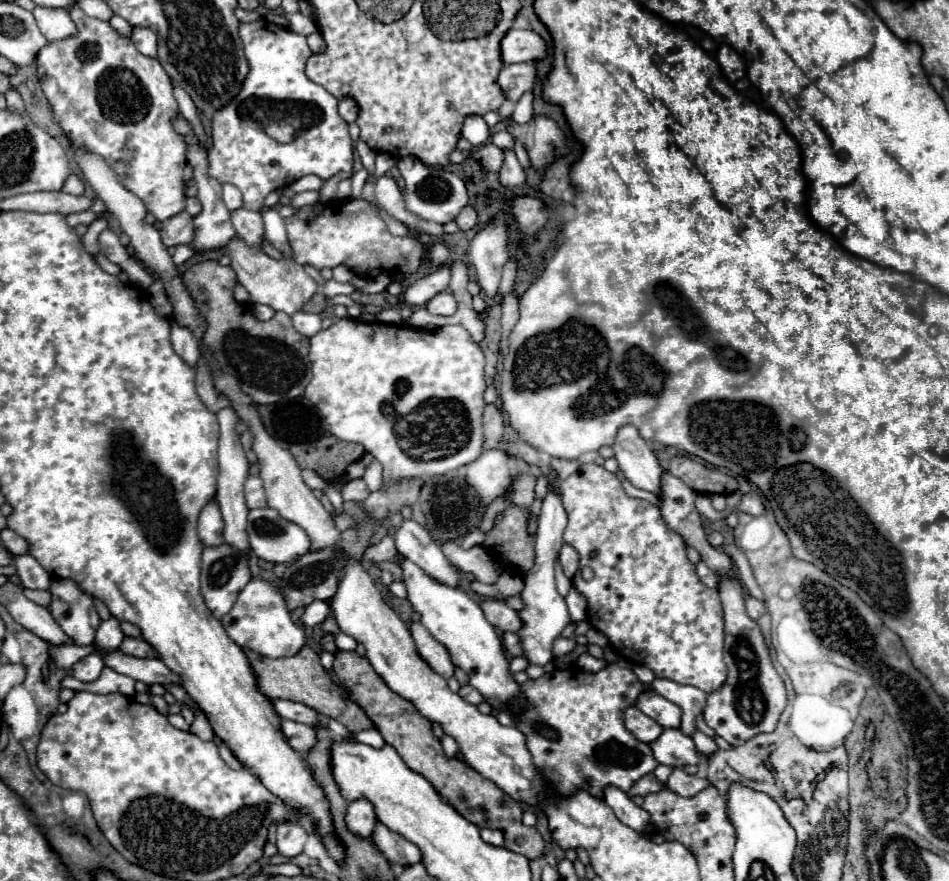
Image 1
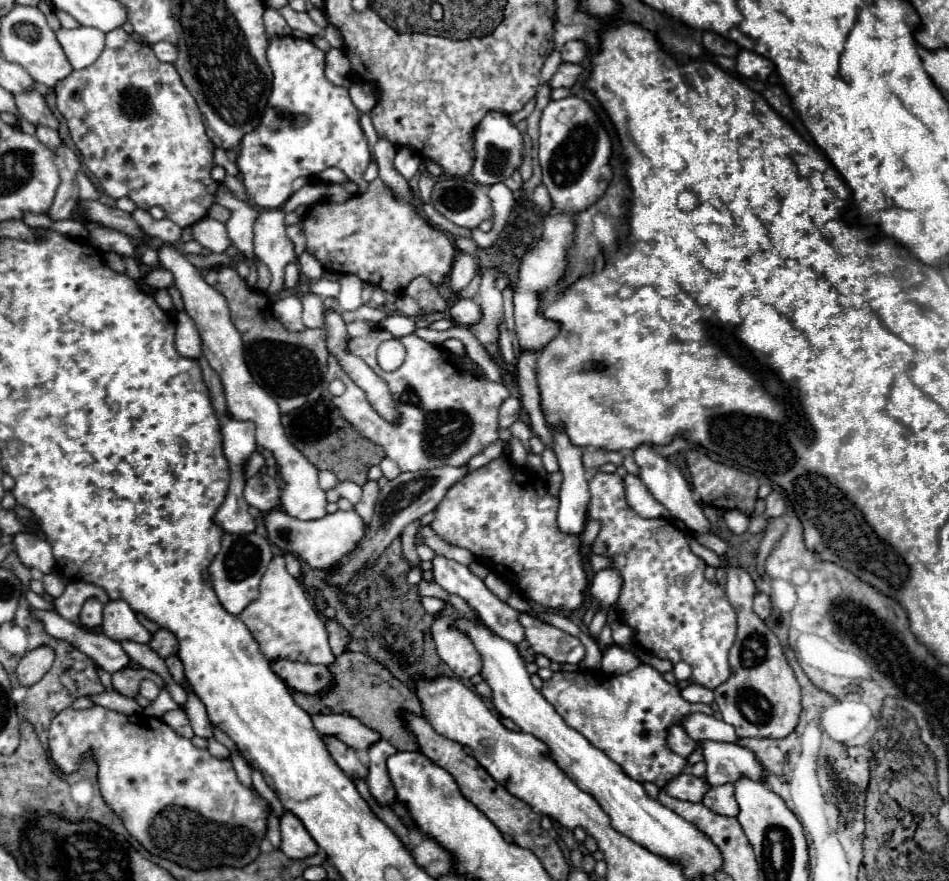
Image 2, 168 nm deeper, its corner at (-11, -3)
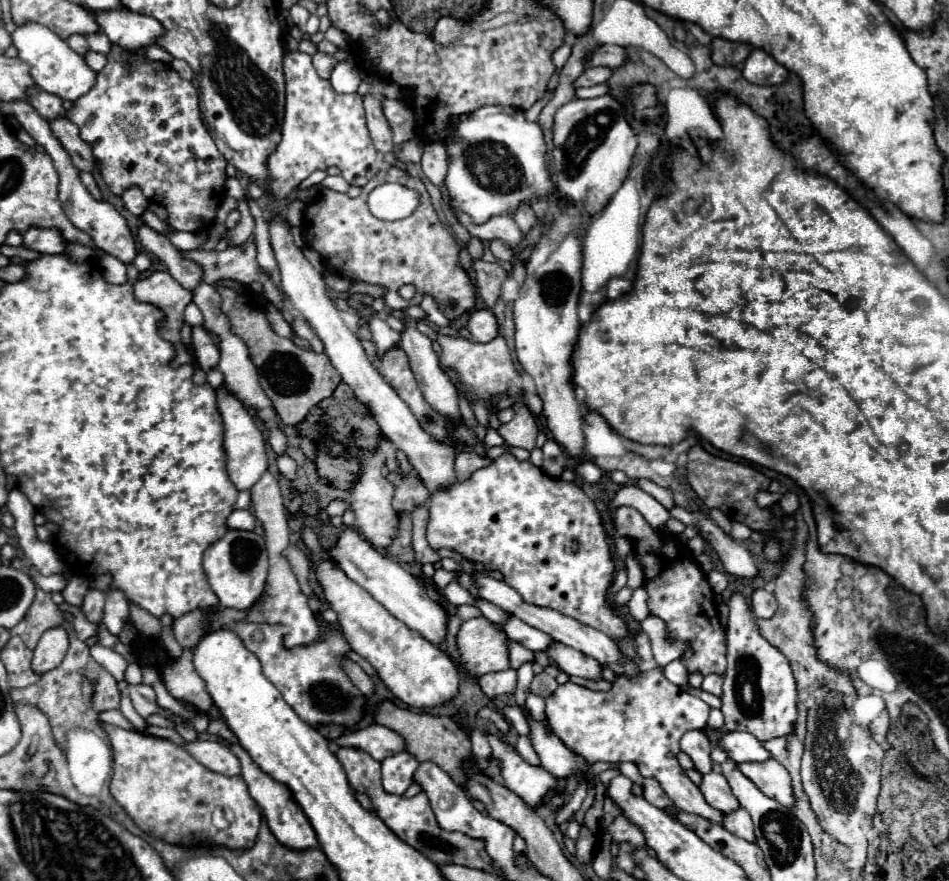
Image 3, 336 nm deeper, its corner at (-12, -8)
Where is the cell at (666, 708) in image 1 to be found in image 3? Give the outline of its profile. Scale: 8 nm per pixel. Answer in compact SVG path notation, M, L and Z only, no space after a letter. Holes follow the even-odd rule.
M732 731L732 733L724 735L718 745L724 747L728 757L734 759L736 763L752 763L752 761L760 763L760 761L772 759L772 755L764 749L764 745L750 733Z

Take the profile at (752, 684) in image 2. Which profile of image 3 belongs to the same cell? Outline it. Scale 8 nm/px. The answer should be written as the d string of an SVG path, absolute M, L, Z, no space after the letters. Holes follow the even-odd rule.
M736 593L730 603L730 619L726 631L728 645L728 667L724 675L724 695L722 695L722 713L726 719L728 731L746 731L758 741L768 741L792 733L796 723L796 683L792 677L790 663L786 657L772 647L760 633L754 623L752 611L744 595Z

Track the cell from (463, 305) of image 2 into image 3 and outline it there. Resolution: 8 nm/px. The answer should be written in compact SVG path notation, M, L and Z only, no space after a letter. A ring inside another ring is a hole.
M480 309L480 311L470 313L468 331L474 341L488 343L494 337L498 337L498 321L490 309Z

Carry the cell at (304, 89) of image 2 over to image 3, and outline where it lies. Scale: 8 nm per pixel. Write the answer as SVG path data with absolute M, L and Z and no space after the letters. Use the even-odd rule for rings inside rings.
M300 51L286 53L284 57L284 77L286 77L286 113L282 125L282 141L278 149L268 157L268 169L272 175L272 183L268 187L260 187L250 183L248 193L252 199L260 199L262 195L270 195L272 199L284 199L294 191L312 171L328 169L336 165L342 171L342 177L350 185L364 187L376 173L376 149L372 145L362 97L340 95L332 89L330 81L320 79L312 57Z

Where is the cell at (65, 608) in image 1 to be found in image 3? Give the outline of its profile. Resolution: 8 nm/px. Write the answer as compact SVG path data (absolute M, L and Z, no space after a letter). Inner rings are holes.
M88 589L88 593L84 595L84 603L82 603L82 611L84 611L88 621L100 623L102 611L104 611L104 601L106 601L106 593L104 591Z

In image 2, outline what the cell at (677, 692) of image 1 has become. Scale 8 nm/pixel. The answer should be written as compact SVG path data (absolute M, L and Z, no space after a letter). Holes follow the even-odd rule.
M689 684L687 688L683 688L683 690L681 690L681 696L683 696L683 700L687 700L687 702L713 704L713 690L699 688L699 686L693 686L693 684Z

